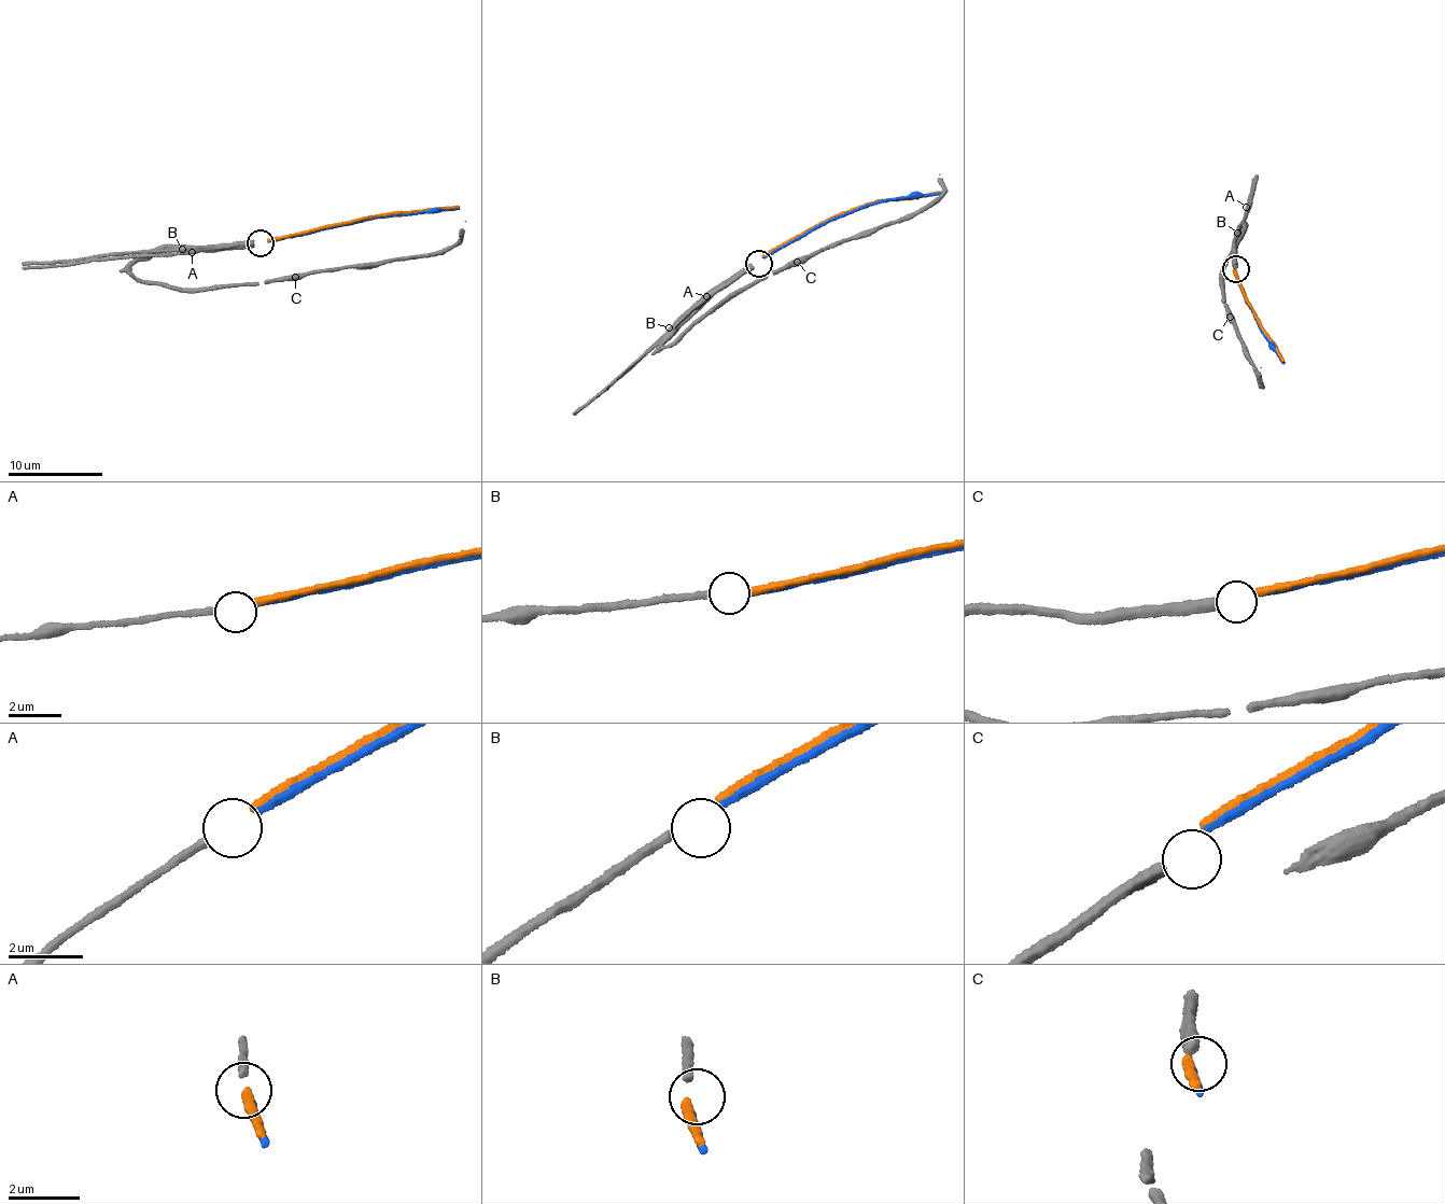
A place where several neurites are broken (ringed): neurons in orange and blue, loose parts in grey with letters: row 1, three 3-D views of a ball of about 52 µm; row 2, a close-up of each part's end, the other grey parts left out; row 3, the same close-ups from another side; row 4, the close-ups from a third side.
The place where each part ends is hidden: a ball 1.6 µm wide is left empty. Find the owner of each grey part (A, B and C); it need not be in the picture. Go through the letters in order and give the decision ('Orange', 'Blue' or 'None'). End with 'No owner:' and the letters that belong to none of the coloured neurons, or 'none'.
A: Blue
B: None
C: None
No owner: B, C

